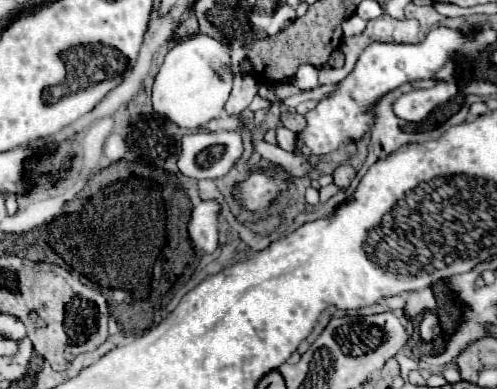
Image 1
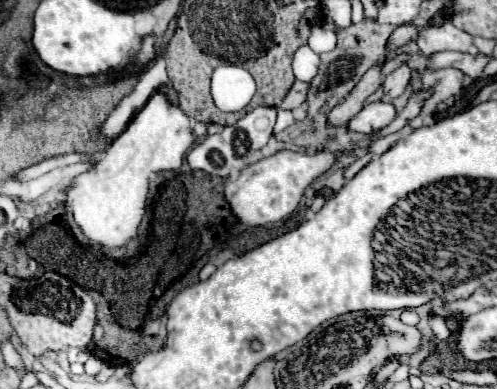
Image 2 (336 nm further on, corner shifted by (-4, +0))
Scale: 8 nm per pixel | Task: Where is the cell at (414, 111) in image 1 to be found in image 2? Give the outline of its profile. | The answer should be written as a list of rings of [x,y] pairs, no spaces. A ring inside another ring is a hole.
[[[378,101],[378,103],[364,105],[362,111],[358,111],[358,113],[348,121],[346,129],[352,131],[352,133],[368,135],[368,133],[374,133],[374,131],[380,131],[382,127],[386,127],[394,117],[396,117],[396,111],[394,111],[392,103]]]

